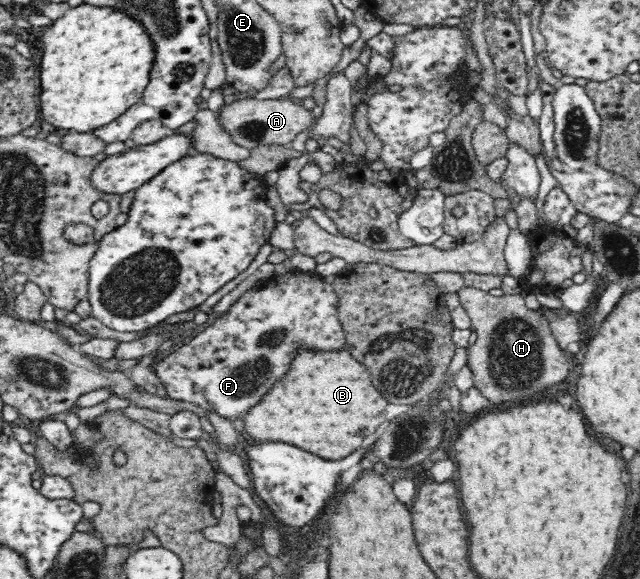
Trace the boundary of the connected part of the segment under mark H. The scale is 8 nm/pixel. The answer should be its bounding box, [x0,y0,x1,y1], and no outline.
[456,286,569,404]

